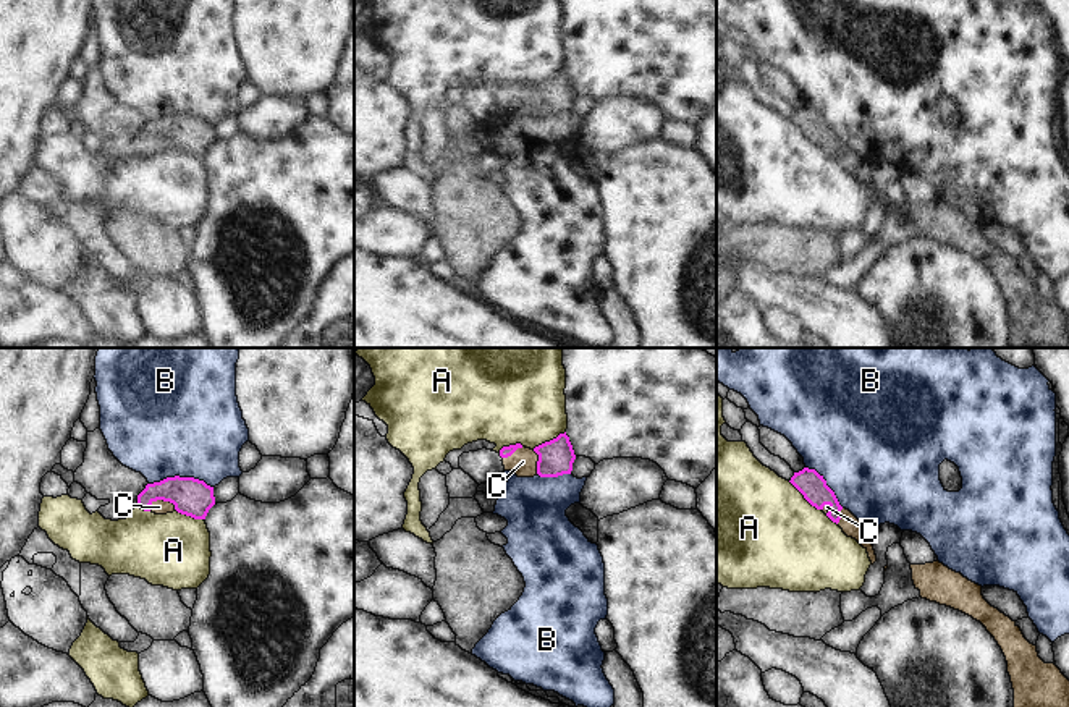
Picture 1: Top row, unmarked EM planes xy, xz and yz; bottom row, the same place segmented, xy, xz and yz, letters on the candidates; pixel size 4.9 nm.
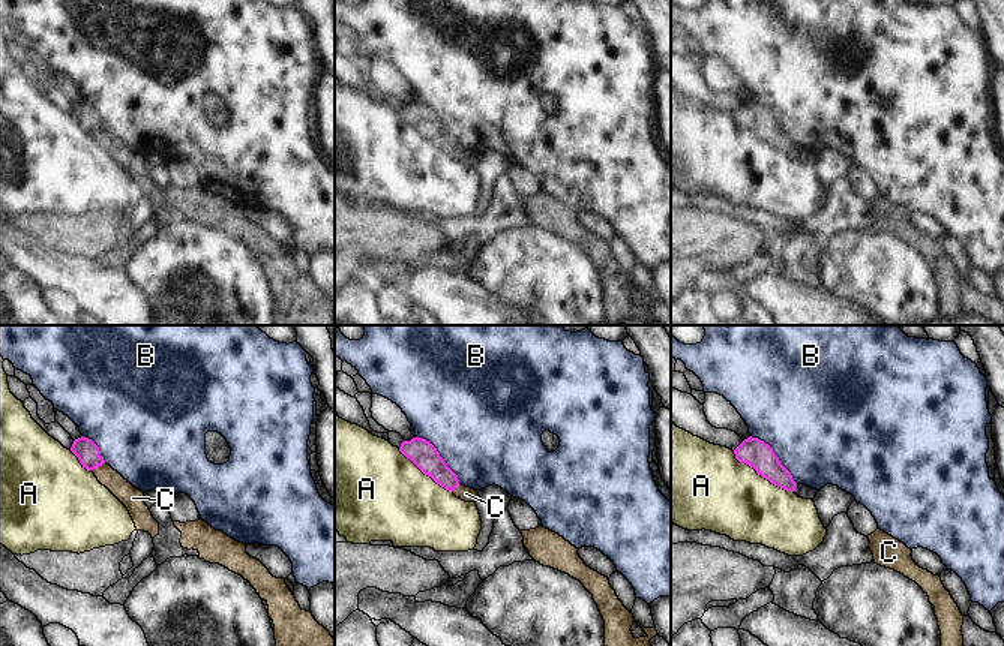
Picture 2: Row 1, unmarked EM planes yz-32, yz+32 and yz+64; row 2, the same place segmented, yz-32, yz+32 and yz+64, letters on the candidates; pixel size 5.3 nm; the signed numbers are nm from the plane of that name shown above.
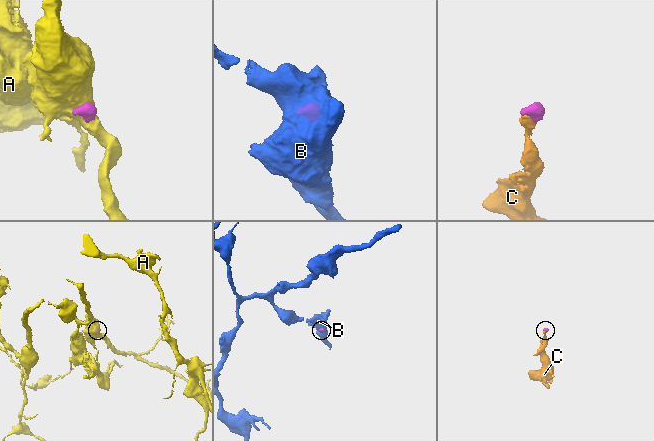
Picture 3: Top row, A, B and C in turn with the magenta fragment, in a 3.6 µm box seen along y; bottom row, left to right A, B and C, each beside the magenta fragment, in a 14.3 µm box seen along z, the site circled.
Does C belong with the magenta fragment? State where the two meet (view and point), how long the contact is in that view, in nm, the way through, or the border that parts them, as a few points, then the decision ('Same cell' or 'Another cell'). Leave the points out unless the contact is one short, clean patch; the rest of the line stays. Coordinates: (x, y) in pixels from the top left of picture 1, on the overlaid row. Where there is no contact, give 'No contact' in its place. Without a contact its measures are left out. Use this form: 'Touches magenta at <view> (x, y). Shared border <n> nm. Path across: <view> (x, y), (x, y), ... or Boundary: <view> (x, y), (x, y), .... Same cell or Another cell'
Touches magenta at xy (164, 500). Shared border 150 nm. Path across: xy (191, 497), (164, 500), (159, 507). Same cell

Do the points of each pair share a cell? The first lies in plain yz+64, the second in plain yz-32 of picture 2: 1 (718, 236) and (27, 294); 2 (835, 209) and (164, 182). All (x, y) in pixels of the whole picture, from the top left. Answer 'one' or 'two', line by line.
1: two
2: one

